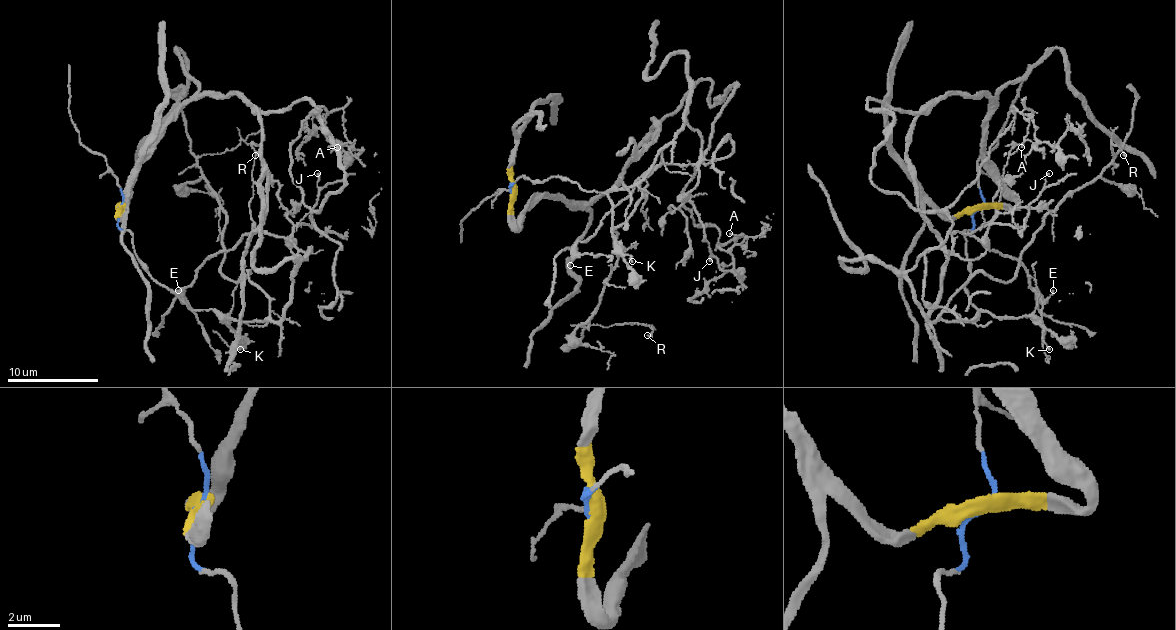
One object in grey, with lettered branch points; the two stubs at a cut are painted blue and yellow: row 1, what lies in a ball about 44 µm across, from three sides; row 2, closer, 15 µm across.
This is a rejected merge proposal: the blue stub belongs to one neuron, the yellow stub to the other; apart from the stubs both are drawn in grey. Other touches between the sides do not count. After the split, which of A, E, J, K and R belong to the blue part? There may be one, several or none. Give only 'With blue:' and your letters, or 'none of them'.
With blue: E, J, K, R

